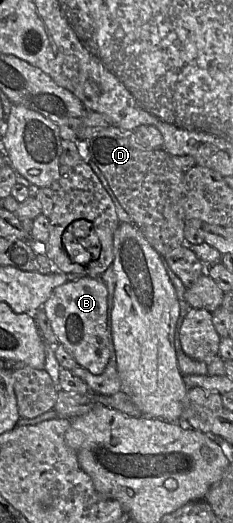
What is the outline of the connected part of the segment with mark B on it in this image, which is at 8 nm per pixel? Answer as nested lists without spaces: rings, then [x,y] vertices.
[[[82,276],[53,289],[42,306],[58,343],[75,359],[78,366],[94,375],[103,373],[110,359],[107,329],[108,288],[101,278]]]

